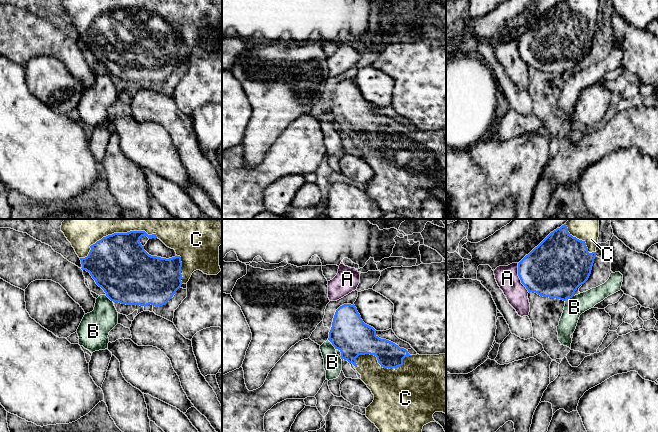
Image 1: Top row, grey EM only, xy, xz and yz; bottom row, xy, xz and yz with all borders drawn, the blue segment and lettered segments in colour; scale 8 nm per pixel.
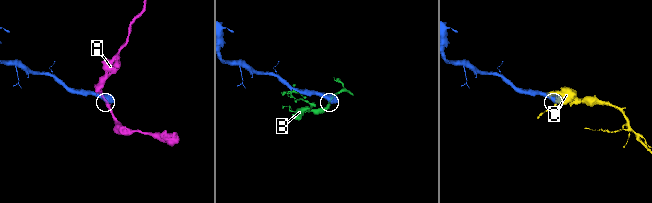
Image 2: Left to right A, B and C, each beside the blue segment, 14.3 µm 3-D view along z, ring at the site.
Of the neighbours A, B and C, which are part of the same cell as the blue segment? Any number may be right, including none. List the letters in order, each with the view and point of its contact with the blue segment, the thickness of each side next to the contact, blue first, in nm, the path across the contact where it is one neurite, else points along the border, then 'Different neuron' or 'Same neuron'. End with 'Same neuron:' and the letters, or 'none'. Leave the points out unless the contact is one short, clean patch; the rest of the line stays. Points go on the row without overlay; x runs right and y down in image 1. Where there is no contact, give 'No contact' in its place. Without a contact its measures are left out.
A: Touches blue at yz (519, 53). Thickness 420 nm (blue) against 180 nm. Different neuron
B: Touches blue at xz (332, 120). Thickness 300 nm (blue) against 140 nm. Boundary: xz (328, 115), (335, 125). Different neuron
C: Touches blue at xy (115, 9). Thickness 480 nm (blue) against 190 nm. Same neuron
Same neuron: C

